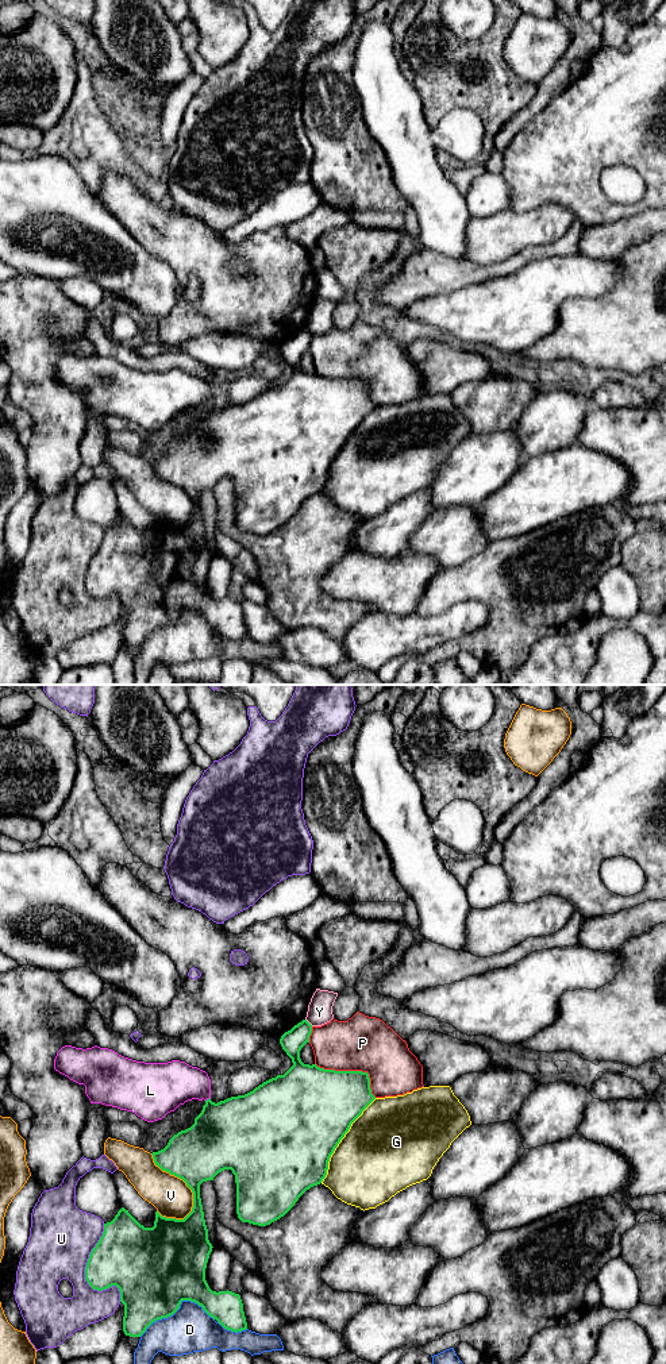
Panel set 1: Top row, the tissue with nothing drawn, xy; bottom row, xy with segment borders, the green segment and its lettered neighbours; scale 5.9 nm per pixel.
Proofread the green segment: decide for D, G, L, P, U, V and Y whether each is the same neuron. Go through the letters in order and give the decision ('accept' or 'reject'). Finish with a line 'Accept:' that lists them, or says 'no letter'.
D: reject
G: reject
L: reject
P: reject
U: reject
V: reject
Y: reject
Accept: no letter

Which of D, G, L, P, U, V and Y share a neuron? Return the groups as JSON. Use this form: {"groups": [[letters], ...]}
{"groups": [["D"], ["G"], ["L"], ["P"], ["U"], ["V"], ["Y"]]}

